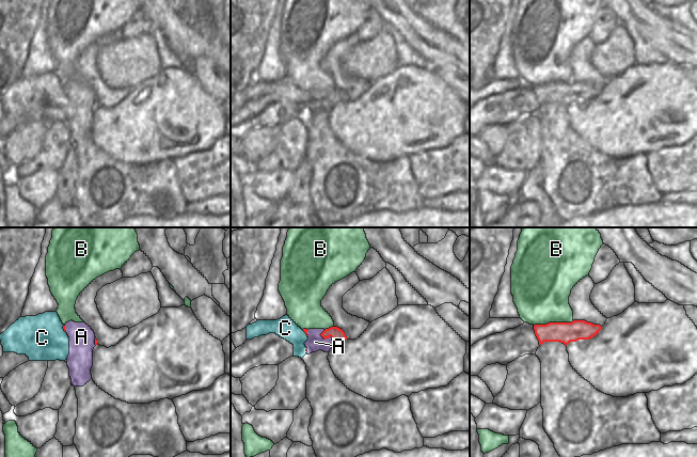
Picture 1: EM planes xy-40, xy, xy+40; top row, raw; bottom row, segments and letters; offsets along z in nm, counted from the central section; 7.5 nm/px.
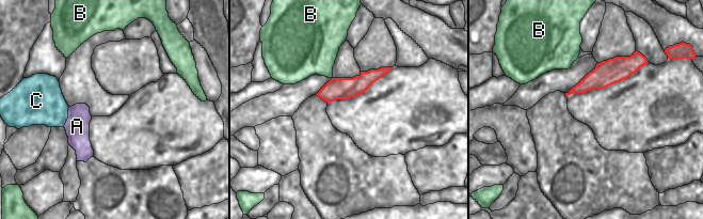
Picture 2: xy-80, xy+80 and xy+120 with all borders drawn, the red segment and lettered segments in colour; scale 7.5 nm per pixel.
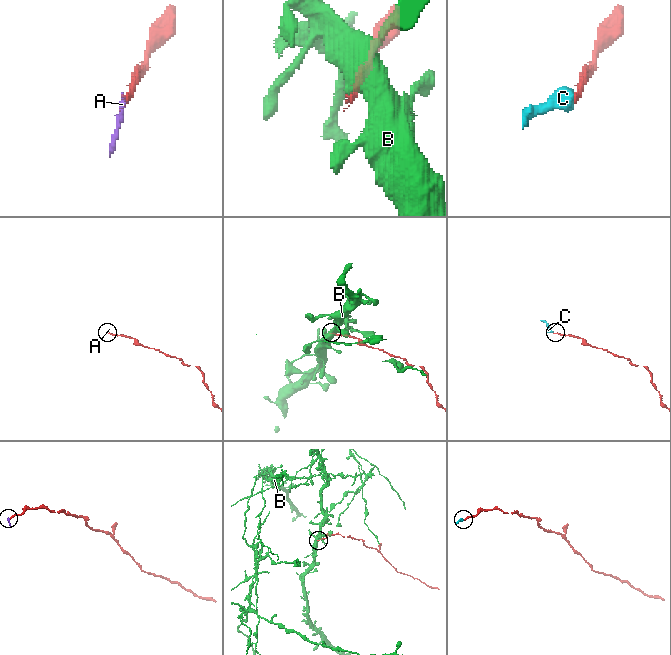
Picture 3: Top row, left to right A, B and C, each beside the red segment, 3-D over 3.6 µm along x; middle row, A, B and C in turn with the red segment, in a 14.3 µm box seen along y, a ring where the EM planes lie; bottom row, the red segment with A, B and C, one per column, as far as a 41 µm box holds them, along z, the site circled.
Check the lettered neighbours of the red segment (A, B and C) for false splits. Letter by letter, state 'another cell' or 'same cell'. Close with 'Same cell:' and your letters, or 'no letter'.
A: another cell
B: another cell
C: same cell
Same cell: C

